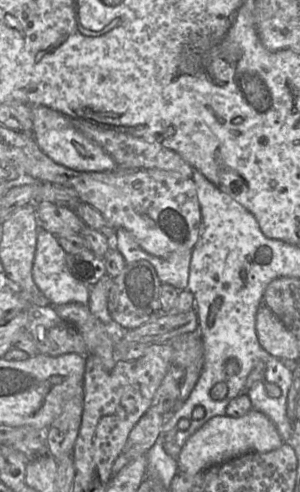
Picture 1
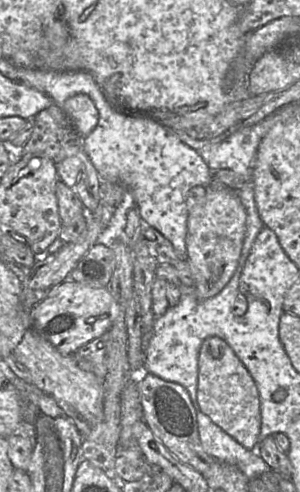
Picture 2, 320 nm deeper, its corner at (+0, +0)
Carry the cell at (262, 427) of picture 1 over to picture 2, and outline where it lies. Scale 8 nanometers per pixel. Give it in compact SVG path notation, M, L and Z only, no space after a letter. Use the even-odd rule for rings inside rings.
M217 336L206 338L198 355L197 402L213 423L219 426L239 444L250 451L256 451L261 439L261 412L257 386L251 374L236 356L226 341Z

